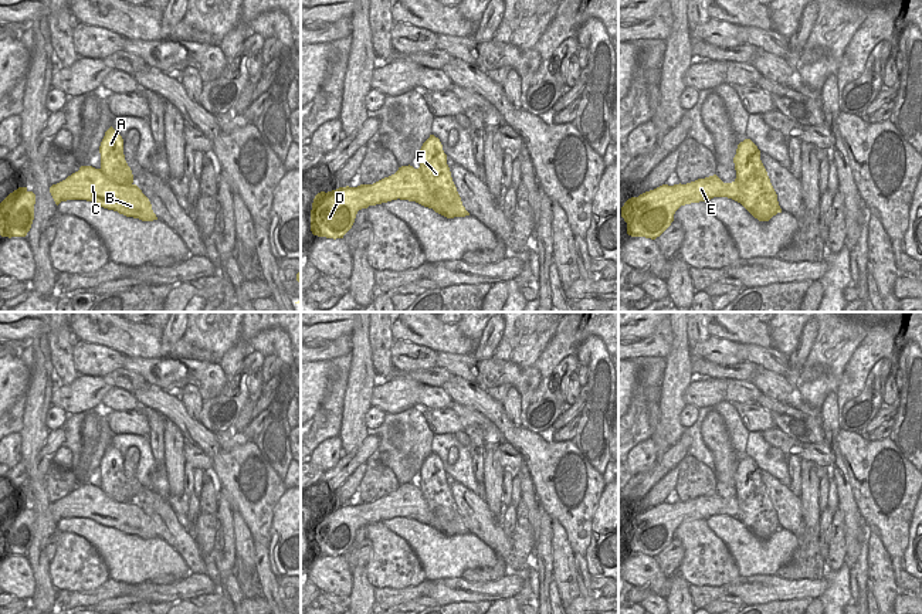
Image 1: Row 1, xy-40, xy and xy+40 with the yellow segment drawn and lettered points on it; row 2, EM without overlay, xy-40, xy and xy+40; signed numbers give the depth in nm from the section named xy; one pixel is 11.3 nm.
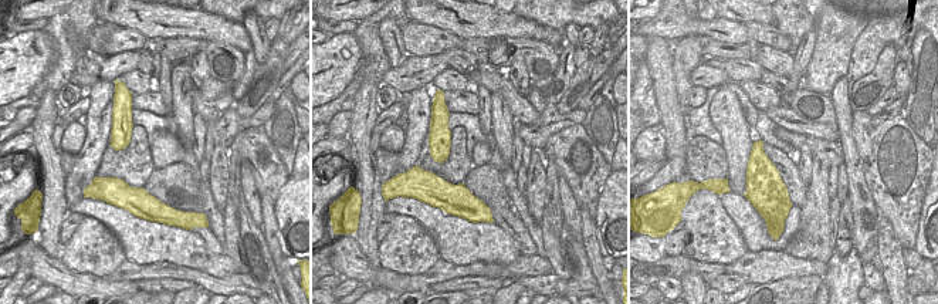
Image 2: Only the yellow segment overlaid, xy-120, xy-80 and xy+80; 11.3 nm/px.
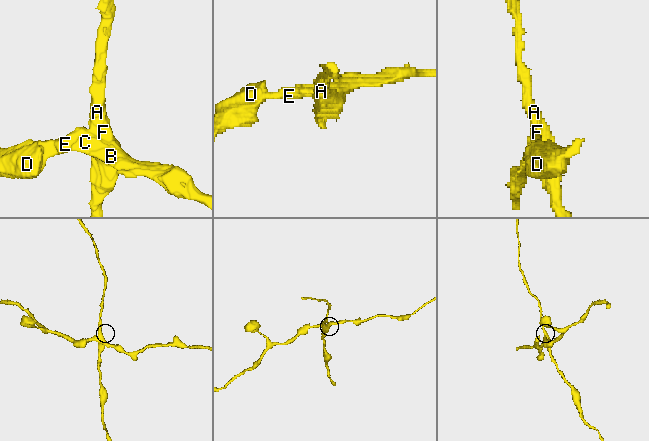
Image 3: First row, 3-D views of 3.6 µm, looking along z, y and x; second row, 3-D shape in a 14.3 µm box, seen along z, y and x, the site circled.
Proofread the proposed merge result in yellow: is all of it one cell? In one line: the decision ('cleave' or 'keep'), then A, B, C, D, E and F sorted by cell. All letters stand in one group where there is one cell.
cleave; A F / B C D E

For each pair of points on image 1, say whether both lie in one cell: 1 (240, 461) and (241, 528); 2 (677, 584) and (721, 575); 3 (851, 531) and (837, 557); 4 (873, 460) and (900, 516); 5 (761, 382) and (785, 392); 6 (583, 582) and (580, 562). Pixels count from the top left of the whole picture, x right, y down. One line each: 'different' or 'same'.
1: different
2: different
3: different
4: same
5: same
6: same

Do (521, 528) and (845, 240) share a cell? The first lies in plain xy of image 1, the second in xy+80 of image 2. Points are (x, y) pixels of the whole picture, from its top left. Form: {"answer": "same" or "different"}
{"answer": "same"}

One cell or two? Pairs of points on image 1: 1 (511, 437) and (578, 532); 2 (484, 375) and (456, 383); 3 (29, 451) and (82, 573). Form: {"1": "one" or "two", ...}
{"1": "one", "2": "two", "3": "two"}

